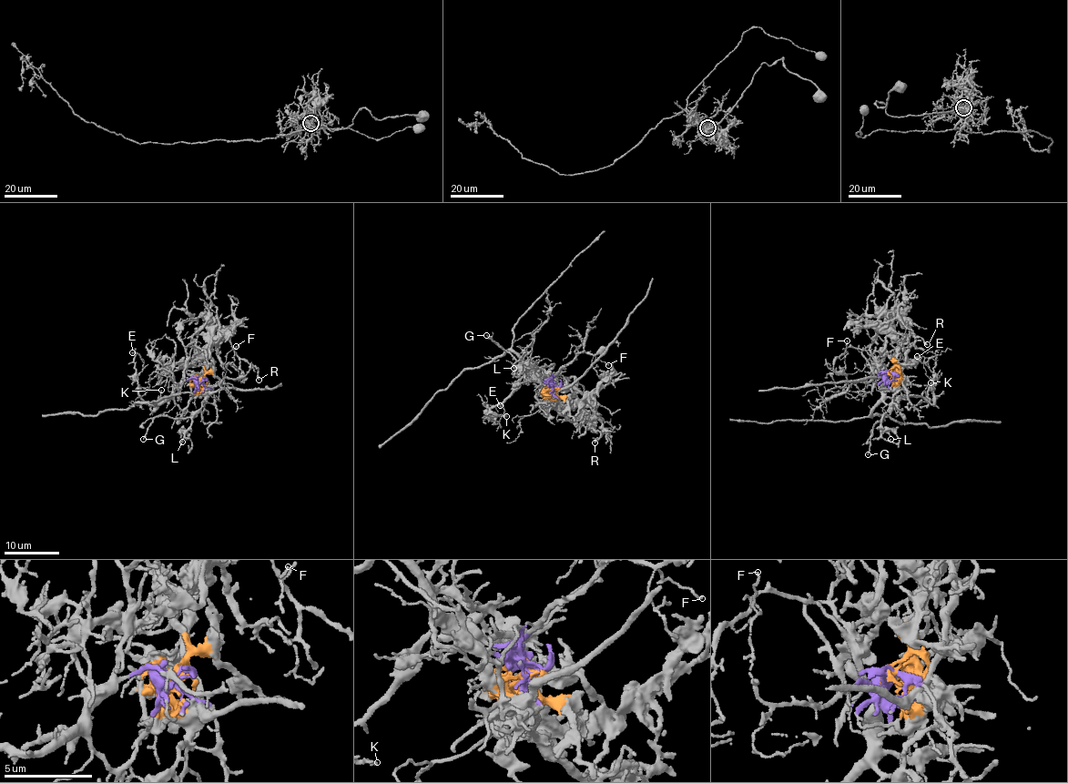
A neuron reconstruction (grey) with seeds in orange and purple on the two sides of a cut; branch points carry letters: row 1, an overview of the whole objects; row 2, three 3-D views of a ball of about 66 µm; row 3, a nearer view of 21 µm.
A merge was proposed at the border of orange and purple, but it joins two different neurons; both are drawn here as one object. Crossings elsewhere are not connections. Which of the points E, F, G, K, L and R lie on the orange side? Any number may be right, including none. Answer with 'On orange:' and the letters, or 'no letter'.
On orange: G, L, R

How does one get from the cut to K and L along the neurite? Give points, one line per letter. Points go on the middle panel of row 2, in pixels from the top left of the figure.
K: (555, 389), (544, 380), (530, 374), (523, 375), (509, 393), (491, 410), (497, 415), (506, 416)
L: (555, 387), (547, 392), (546, 398), (544, 386), (530, 366), (518, 360), (513, 368)

